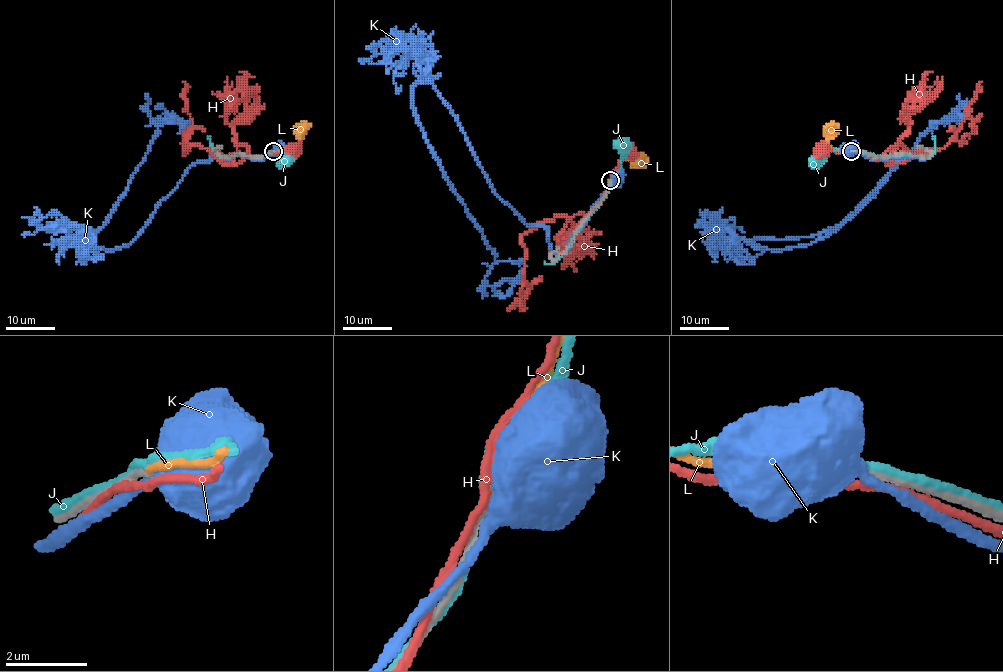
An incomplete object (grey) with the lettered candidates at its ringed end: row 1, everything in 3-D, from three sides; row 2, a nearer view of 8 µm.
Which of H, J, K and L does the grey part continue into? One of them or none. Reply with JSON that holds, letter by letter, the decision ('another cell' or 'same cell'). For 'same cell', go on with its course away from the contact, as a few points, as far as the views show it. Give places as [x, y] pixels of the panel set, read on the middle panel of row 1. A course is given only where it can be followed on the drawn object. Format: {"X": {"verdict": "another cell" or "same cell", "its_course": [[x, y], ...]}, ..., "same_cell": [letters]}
{"H": {"verdict": "another cell"}, "J": {"verdict": "another cell"}, "K": {"verdict": "another cell"}, "L": {"verdict": "same cell", "its_course": [[610, 180], [610, 175], [622, 160], [637, 158]]}, "same_cell": ["L"]}

